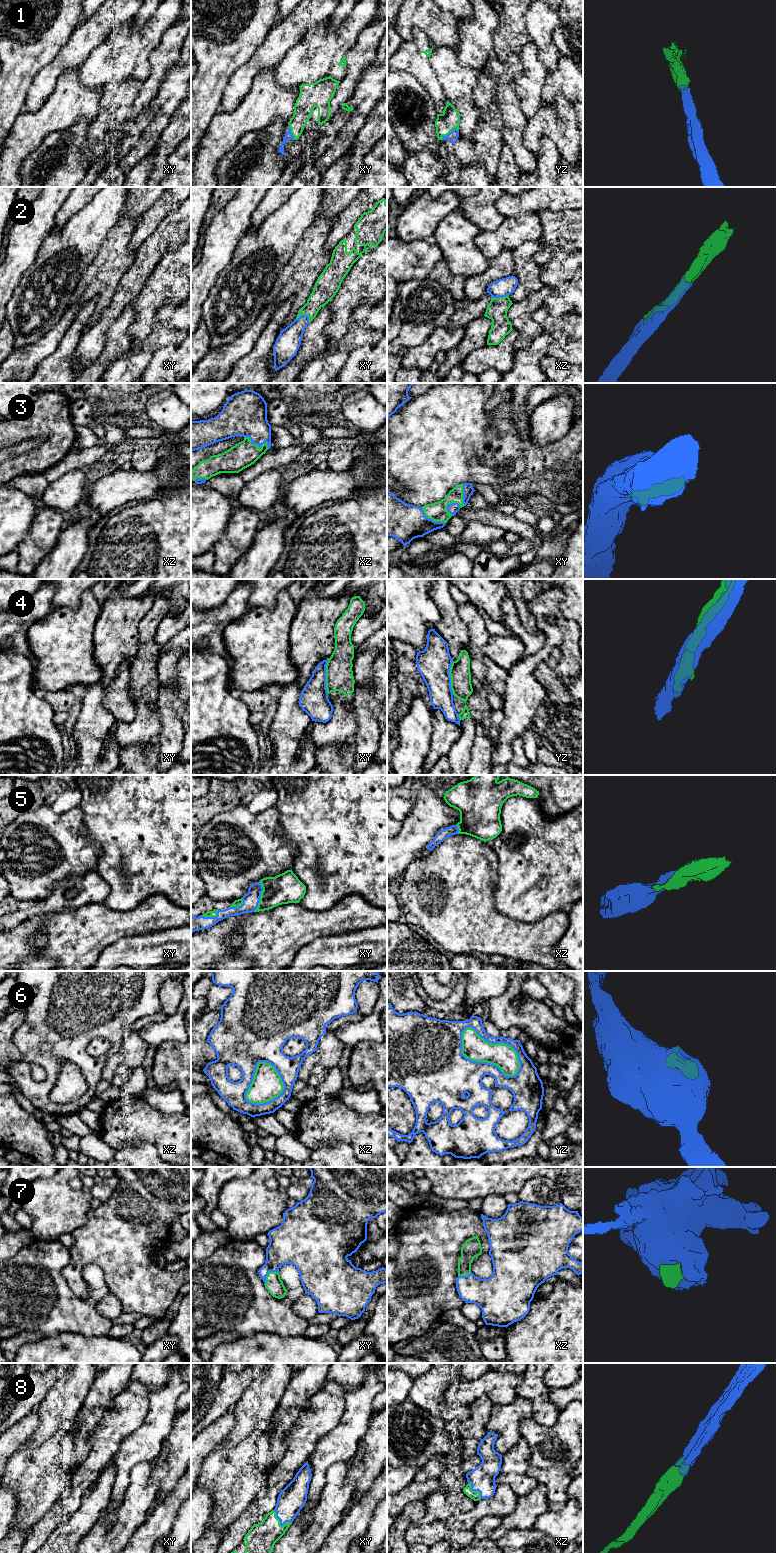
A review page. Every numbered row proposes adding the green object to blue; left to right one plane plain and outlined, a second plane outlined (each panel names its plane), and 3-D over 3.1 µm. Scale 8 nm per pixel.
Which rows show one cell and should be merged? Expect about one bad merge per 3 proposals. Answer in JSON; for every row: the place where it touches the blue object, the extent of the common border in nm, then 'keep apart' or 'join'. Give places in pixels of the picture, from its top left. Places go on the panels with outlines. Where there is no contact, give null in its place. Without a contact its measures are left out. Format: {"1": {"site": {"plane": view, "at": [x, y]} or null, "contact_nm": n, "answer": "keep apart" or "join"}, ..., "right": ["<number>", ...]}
{"1": {"site": {"plane": "yz", "at": [450, 132]}, "contact_nm": 160, "answer": "join"}, "2": {"site": {"plane": "xy", "at": [305, 315]}, "contact_nm": 120, "answer": "join"}, "3": {"site": {"plane": "xz", "at": [257, 444]}, "contact_nm": 220, "answer": "join"}, "4": {"site": {"plane": "xy", "at": [325, 677]}, "contact_nm": 280, "answer": "keep apart"}, "5": {"site": {"plane": "xy", "at": [260, 896]}, "contact_nm": 260, "answer": "join"}, "6": {"site": {"plane": "yz", "at": [479, 1062]}, "contact_nm": 550, "answer": "keep apart"}, "7": {"site": {"plane": "xy", "at": [267, 1274]}, "contact_nm": 160, "answer": "join"}, "8": {"site": {"plane": "xy", "at": [280, 1522]}, "contact_nm": 180, "answer": "join"}, "right": ["1", "2", "3", "5", "7", "8"]}

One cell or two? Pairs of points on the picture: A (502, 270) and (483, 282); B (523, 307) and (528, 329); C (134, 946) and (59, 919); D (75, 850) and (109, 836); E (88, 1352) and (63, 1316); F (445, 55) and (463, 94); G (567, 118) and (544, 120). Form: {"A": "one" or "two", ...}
{"A": "one", "B": "one", "C": "two", "D": "two", "E": "two", "F": "one", "G": "one"}

